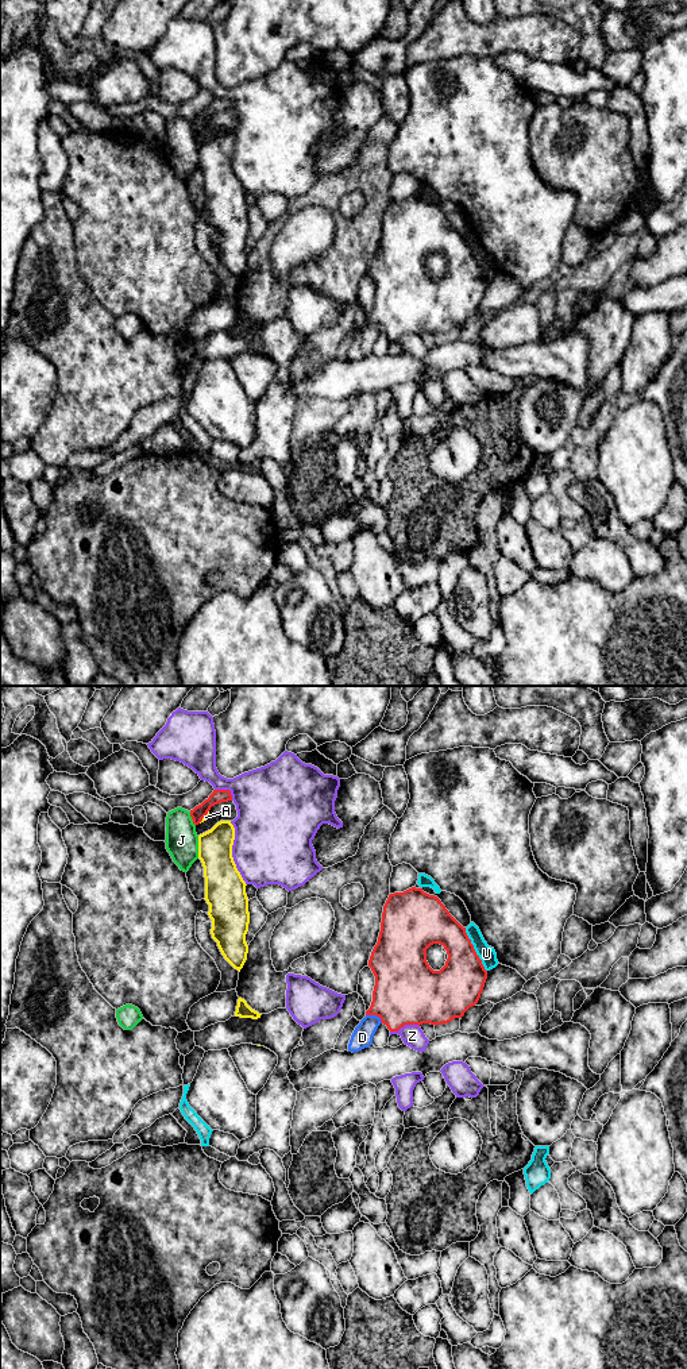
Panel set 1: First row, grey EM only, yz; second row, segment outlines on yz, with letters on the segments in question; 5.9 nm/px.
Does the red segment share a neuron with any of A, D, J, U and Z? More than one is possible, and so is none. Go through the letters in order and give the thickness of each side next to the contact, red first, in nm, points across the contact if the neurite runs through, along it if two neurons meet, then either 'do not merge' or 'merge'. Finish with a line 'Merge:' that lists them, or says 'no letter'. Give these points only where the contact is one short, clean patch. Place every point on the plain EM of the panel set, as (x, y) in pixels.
A: calibres 80 and 20 nm; do not merge
D: calibres 400 and 130 nm; border yz (366, 323), (374, 323), (382, 331); do not merge
J: calibres 80 and 190 nm; border yz (189, 120), (195, 134); do not merge
U: calibres 280 and 100 nm; do not merge
Z: calibres 400 and 130 nm; do not merge
Merge: no letter

